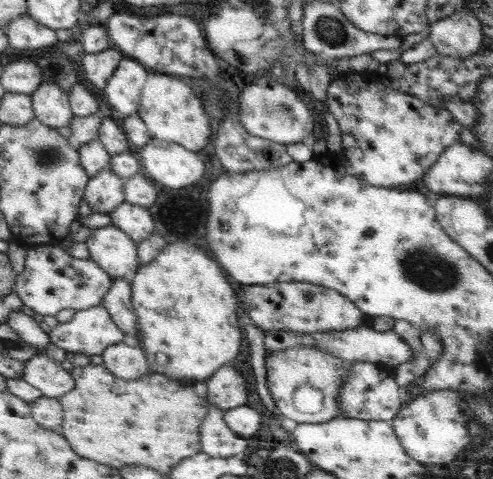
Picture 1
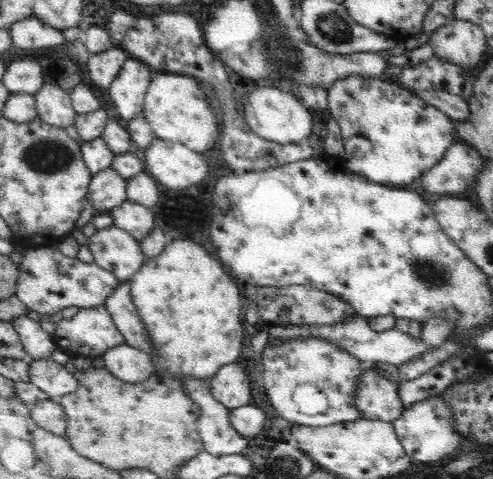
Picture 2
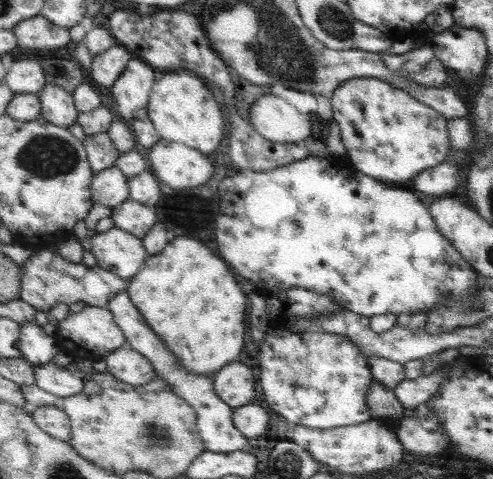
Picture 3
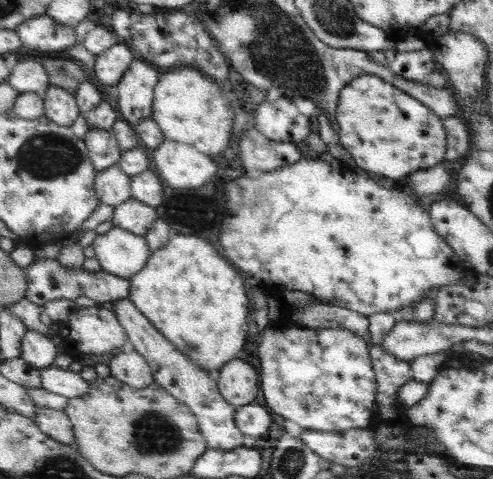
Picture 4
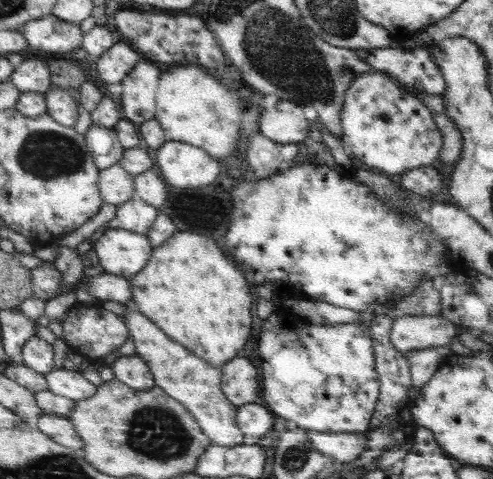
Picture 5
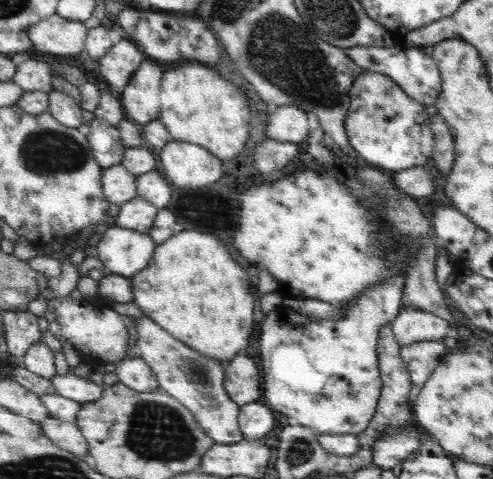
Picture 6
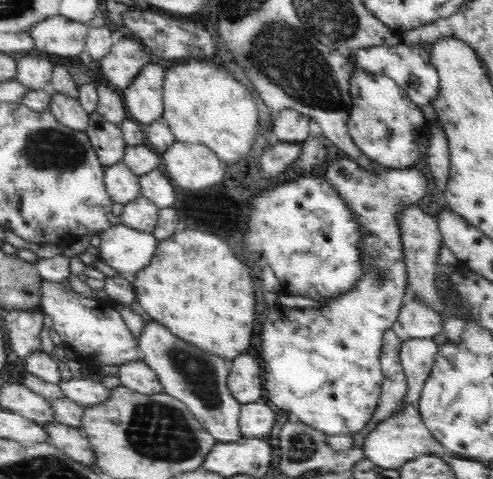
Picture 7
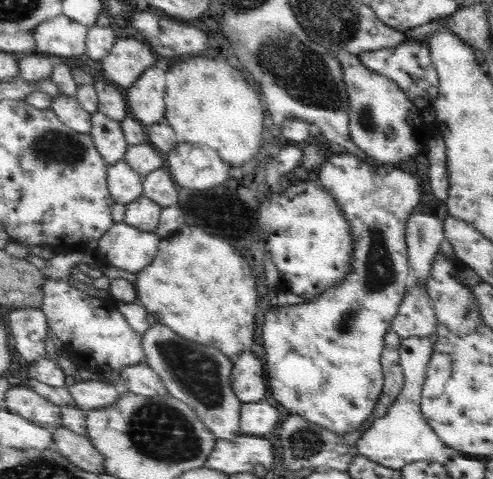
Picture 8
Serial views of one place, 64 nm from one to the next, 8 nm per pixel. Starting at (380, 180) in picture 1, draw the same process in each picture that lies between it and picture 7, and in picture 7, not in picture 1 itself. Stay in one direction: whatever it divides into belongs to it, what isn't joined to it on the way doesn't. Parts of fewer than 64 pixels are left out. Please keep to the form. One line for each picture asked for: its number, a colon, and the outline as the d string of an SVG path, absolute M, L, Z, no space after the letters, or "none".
2: M351 74L327 88L327 110L337 120L345 148L343 168L371 184L413 184L457 140L457 122L415 94L379 78Z
3: M349 78L341 82L331 94L331 112L333 120L339 126L339 138L347 152L345 162L357 172L367 178L383 178L383 180L399 180L411 184L417 174L423 170L431 170L433 166L441 164L451 150L449 134L447 134L447 118L441 116L437 110L421 104L417 98L391 86L389 82L377 78Z
4: M359 76L347 82L335 102L339 146L347 150L361 174L389 180L409 180L417 170L427 170L445 160L445 128L441 116L377 76Z
5: M365 72L349 84L343 96L339 122L341 146L351 158L377 174L395 174L401 178L401 174L419 166L433 166L443 148L439 126L429 108L383 74Z
6: M363 72L357 76L349 88L349 110L345 114L345 140L347 146L355 152L357 158L361 158L367 166L379 168L389 174L397 174L409 168L427 166L431 162L431 154L435 148L433 130L431 130L431 116L425 112L425 106L417 100L409 98L389 76L379 72Z
7: M357 68L349 80L349 96L351 110L347 116L347 136L369 162L387 170L423 166L429 146L429 122L423 118L421 106L411 102L401 86L385 74L371 74Z

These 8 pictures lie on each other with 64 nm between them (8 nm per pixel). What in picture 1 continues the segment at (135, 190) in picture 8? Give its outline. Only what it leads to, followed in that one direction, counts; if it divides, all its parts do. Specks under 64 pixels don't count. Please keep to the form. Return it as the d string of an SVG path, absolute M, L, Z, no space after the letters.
M103 170L101 174L89 178L83 200L91 214L109 214L117 210L117 206L125 204L125 186L113 172Z

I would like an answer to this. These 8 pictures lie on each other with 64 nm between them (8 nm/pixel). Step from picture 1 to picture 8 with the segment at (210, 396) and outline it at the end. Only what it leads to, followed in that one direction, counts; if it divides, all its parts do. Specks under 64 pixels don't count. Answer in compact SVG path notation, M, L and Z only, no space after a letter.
M243 352L239 356L233 358L233 366L231 366L231 390L233 396L241 402L241 404L249 404L249 402L261 402L265 400L265 386L267 386L267 378L263 374L263 366L257 360L257 356L253 356L251 352Z

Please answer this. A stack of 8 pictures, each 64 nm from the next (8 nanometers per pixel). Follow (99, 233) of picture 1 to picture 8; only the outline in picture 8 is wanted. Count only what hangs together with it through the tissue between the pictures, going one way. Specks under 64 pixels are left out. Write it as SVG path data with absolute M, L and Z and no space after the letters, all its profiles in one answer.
M125 222L113 224L99 240L97 240L97 256L99 262L107 266L115 266L129 274L141 272L149 266L149 258L157 254L159 246L157 234L137 230Z

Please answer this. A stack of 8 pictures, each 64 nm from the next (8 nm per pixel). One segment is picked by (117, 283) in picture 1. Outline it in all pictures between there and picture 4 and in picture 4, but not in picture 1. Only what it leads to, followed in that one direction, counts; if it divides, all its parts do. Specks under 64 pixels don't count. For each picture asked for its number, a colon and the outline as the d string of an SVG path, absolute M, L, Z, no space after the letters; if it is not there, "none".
2: M117 282L117 288L113 290L113 294L109 294L109 298L103 304L103 308L111 314L113 324L123 334L127 346L133 346L133 348L143 350L145 354L151 354L151 348L149 348L149 342L147 342L147 334L141 328L139 314L135 310L133 302L131 302L129 282Z
3: M123 288L117 296L113 296L113 298L109 300L107 310L113 314L115 324L121 328L121 332L123 332L123 336L125 336L125 342L127 342L133 350L137 350L141 356L145 356L145 358L151 362L151 366L153 366L153 370L155 370L155 376L159 376L159 378L163 378L165 382L169 382L171 388L173 388L173 392L175 392L177 396L181 396L187 404L191 404L191 406L195 408L195 414L197 414L197 434L199 434L199 440L203 440L205 450L207 450L207 452L213 452L213 454L231 454L231 452L241 452L241 450L245 450L245 448L247 448L247 446L245 446L247 440L235 430L235 426L233 426L233 422L231 422L231 412L233 412L233 410L231 410L225 402L221 402L221 398L217 398L217 394L213 392L213 382L211 382L211 378L207 378L207 376L197 376L197 374L189 374L187 370L183 370L183 368L177 364L175 356L173 356L169 350L165 350L163 344L157 342L155 334L147 328L143 316L137 312L137 308L133 306L133 302L129 300L127 288Z
4: M119 298L119 300L111 302L111 306L113 306L113 312L117 314L119 324L125 330L127 340L133 344L135 352L139 356L143 356L147 366L151 368L153 380L159 382L173 398L183 402L195 414L197 428L199 428L207 448L213 448L213 450L241 448L245 442L233 420L235 406L231 406L229 402L225 402L225 398L221 398L221 394L217 392L215 376L211 376L205 370L201 370L199 366L195 366L185 354L181 354L181 350L177 350L155 328L151 328L147 318L143 318L143 314L135 308L135 304L129 298Z

